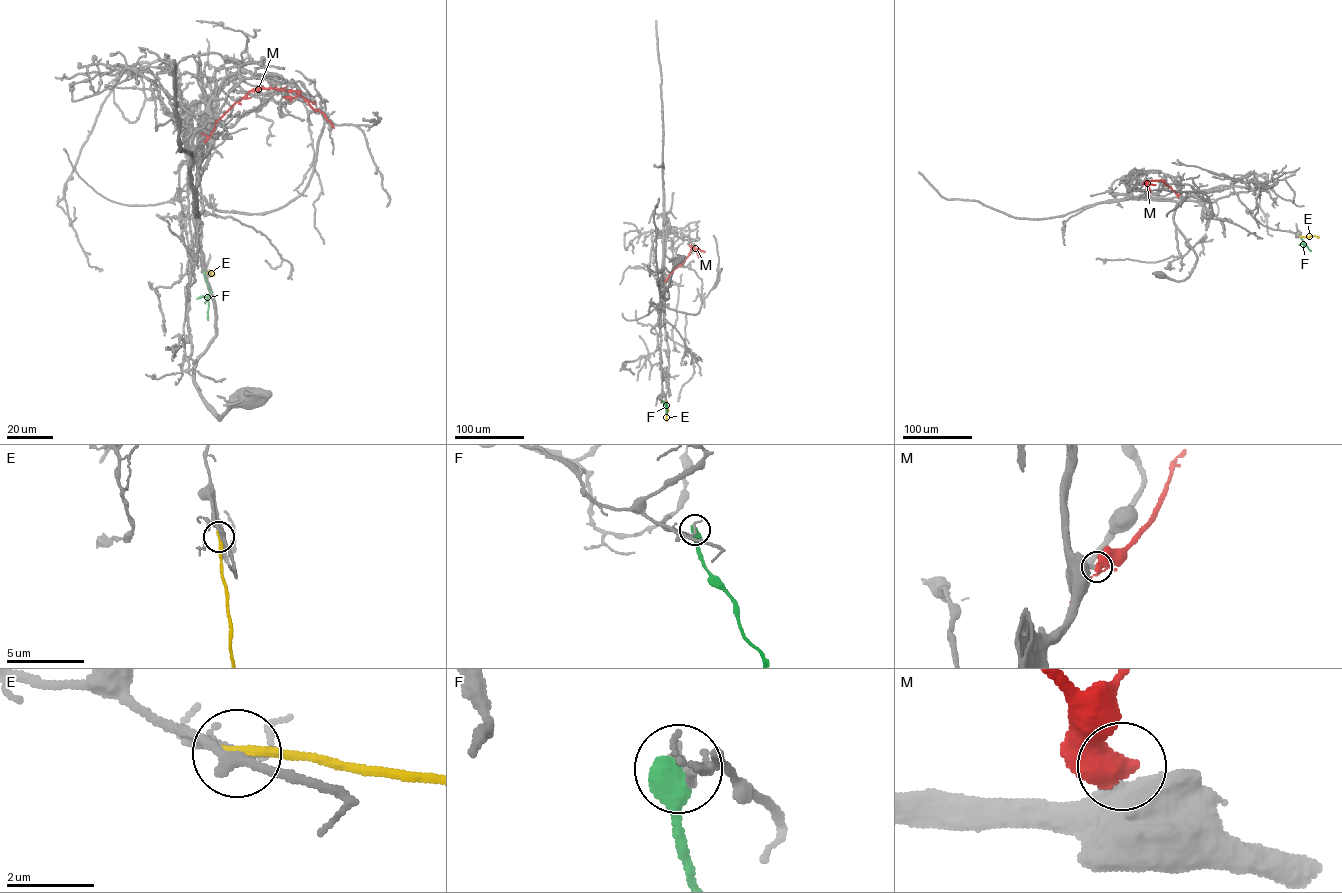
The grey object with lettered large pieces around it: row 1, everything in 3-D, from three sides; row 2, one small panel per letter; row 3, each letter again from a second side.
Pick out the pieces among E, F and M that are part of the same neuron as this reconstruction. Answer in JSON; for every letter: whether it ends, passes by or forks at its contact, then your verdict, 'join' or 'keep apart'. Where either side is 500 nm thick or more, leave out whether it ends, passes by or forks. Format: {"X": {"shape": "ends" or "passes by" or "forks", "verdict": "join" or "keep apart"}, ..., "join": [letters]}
{"E": {"shape": "ends", "verdict": "keep apart"}, "F": {"verdict": "keep apart"}, "M": {"verdict": "join"}, "join": ["M"]}

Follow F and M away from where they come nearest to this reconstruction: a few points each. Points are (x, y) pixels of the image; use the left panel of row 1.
F: (204, 272), (210, 290), (208, 320)
M: (204, 141), (215, 122), (236, 102), (251, 91), (260, 88), (297, 91), (334, 127)

